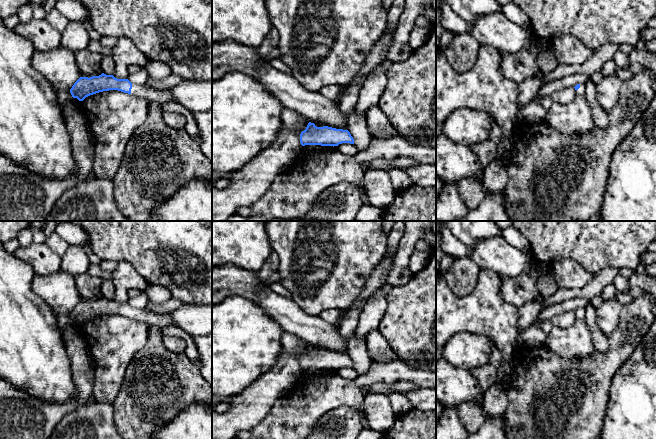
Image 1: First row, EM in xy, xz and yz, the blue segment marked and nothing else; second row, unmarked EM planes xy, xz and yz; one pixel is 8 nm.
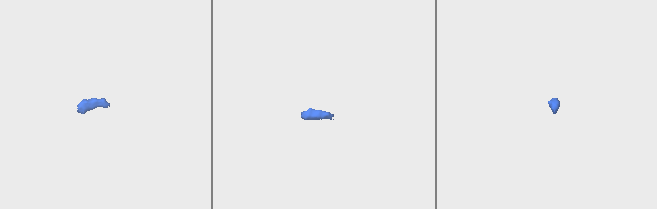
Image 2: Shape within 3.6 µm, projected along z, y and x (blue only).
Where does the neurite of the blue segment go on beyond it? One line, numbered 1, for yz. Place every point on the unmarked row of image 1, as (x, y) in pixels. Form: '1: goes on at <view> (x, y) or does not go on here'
1: goes on at yz (581, 315)

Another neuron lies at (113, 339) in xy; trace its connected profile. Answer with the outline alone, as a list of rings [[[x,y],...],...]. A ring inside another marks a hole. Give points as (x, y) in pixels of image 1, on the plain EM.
[[[118,314],[99,316],[83,325],[73,326],[84,335],[93,359],[94,386],[92,395],[98,402],[113,403],[121,389],[126,368],[147,341],[149,326]]]

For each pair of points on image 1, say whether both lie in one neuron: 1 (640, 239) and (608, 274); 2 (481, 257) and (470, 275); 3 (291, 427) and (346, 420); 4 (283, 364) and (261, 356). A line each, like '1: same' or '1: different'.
1: different
2: different
3: different
4: different

